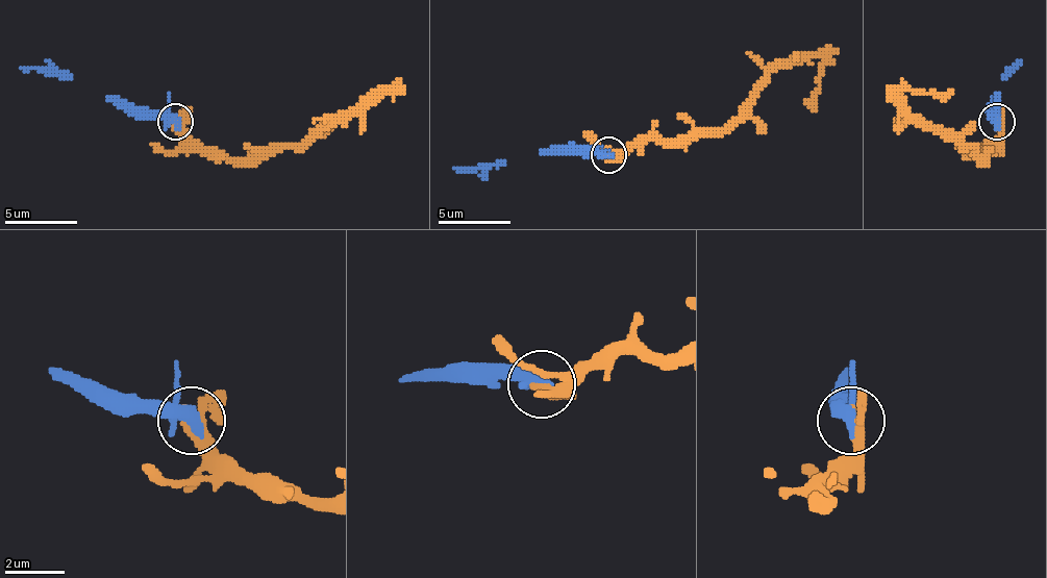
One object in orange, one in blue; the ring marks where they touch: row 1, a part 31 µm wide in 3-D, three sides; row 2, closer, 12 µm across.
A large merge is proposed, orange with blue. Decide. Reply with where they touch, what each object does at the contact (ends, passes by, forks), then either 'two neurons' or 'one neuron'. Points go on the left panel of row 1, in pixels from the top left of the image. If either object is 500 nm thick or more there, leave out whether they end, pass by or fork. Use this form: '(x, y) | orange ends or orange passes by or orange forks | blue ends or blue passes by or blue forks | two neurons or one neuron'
(175, 121) | orange forks | blue passes by | one neuron

